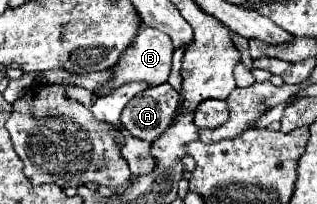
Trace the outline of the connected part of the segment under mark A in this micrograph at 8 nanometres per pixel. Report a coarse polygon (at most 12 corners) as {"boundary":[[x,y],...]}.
{"boundary":[[157,85],[135,95],[121,125],[157,141],[171,125],[179,93]]}

